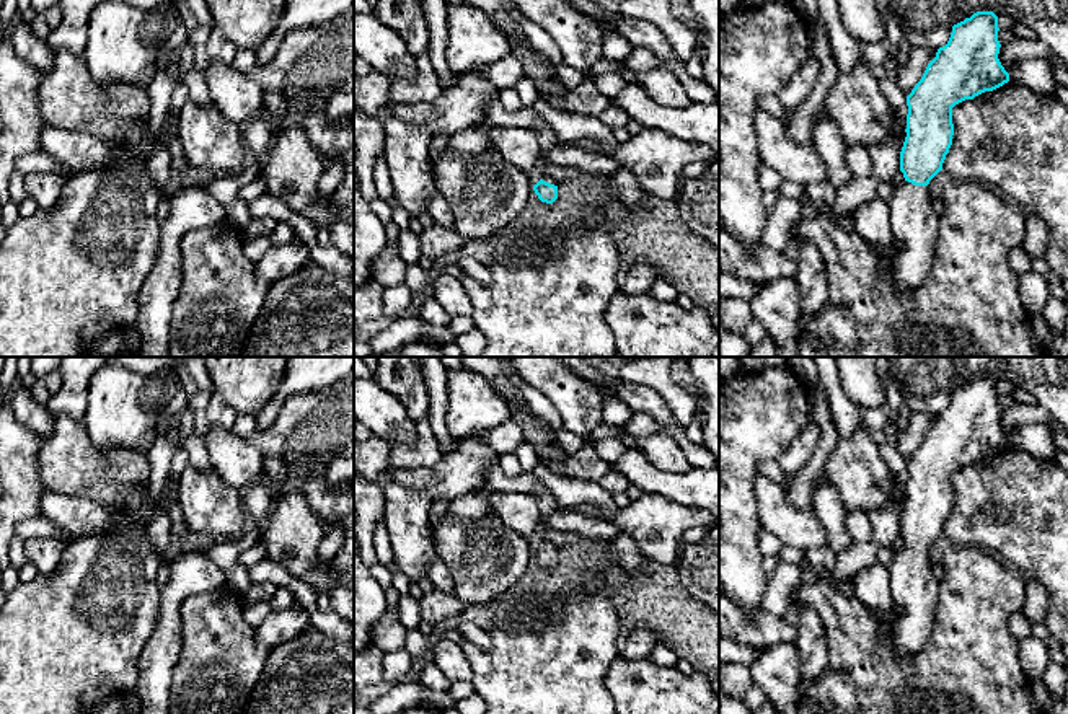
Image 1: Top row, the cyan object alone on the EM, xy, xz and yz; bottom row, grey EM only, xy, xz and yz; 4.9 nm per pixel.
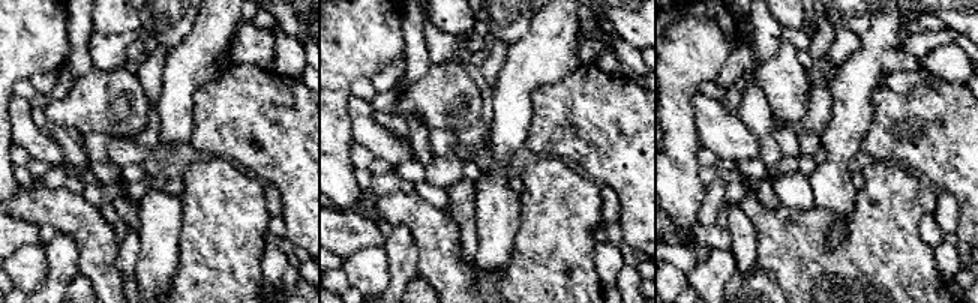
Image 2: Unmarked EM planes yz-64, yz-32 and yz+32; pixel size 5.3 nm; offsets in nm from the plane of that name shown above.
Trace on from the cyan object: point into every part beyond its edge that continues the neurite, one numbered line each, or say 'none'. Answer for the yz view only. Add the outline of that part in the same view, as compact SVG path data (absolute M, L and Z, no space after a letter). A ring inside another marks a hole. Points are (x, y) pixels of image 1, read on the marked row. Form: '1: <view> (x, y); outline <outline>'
1: yz (913, 224); outline M908 181L894 189L887 201L894 243L894 287L915 292L933 264L939 215L933 210L928 186Z

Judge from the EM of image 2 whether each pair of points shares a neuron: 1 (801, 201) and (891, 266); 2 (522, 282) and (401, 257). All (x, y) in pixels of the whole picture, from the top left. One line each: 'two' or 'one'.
1: two
2: two

